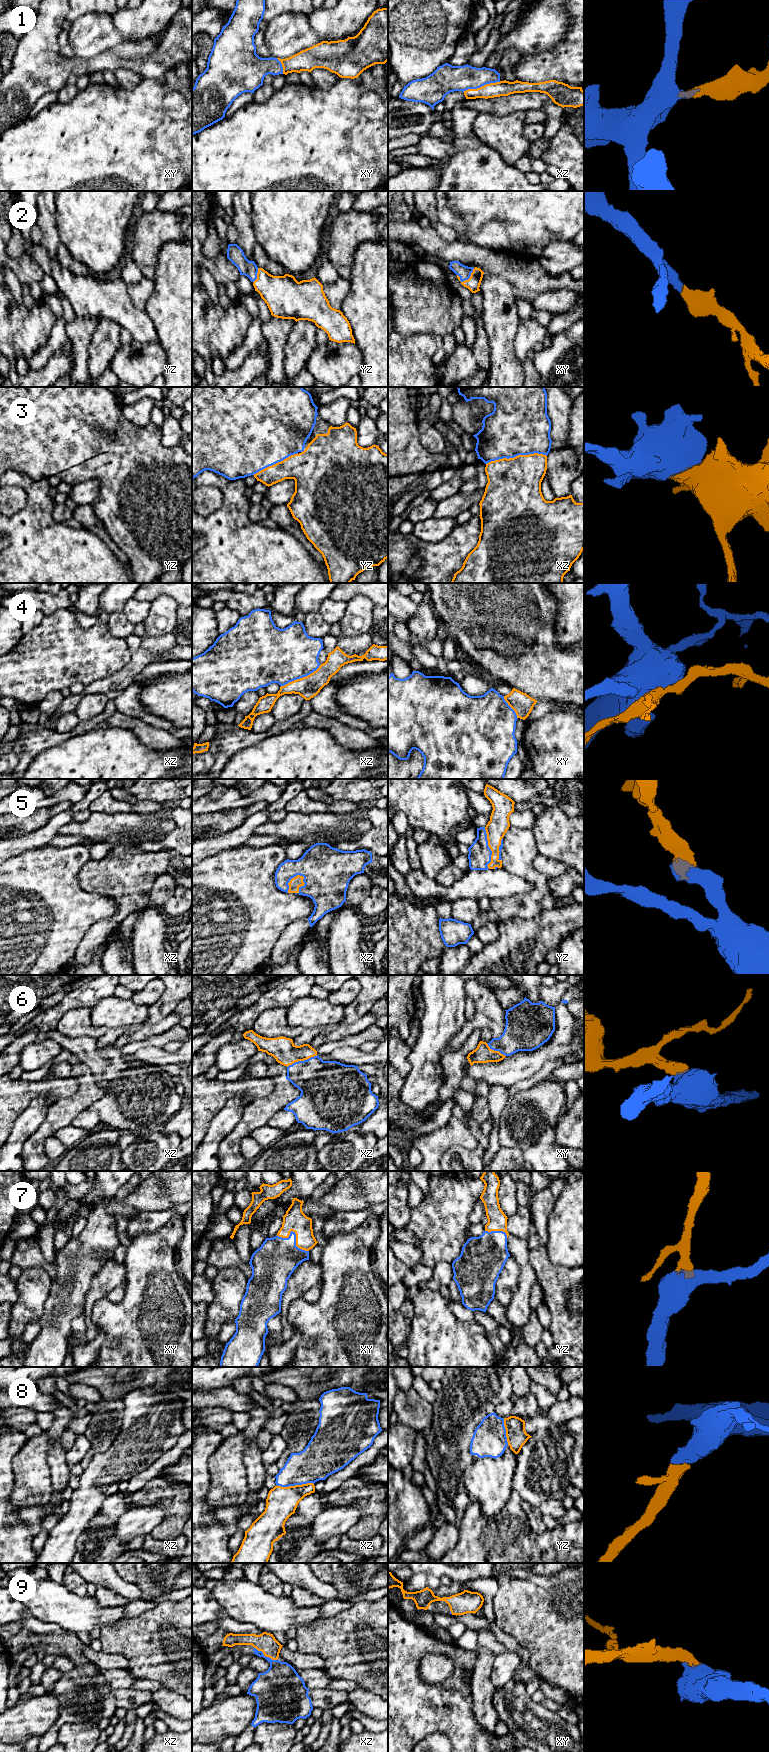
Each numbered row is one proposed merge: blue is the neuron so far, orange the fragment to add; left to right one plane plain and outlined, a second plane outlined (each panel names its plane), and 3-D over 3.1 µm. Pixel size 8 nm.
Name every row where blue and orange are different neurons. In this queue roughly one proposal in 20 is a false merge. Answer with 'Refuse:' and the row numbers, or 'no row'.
Refuse: 4

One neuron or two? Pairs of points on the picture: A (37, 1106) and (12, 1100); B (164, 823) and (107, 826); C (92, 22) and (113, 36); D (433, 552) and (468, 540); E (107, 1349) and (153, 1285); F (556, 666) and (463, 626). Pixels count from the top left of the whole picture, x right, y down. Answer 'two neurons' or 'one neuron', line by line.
A: two neurons
B: one neuron
C: one neuron
D: one neuron
E: one neuron
F: one neuron

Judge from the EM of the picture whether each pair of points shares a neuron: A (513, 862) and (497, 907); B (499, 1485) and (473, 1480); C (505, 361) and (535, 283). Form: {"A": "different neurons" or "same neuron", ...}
{"A": "same neuron", "B": "same neuron", "C": "different neurons"}

